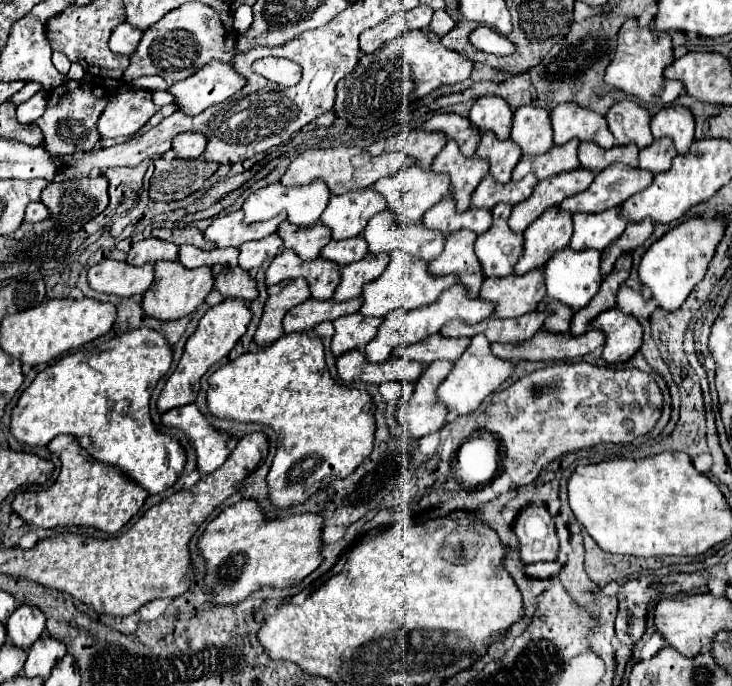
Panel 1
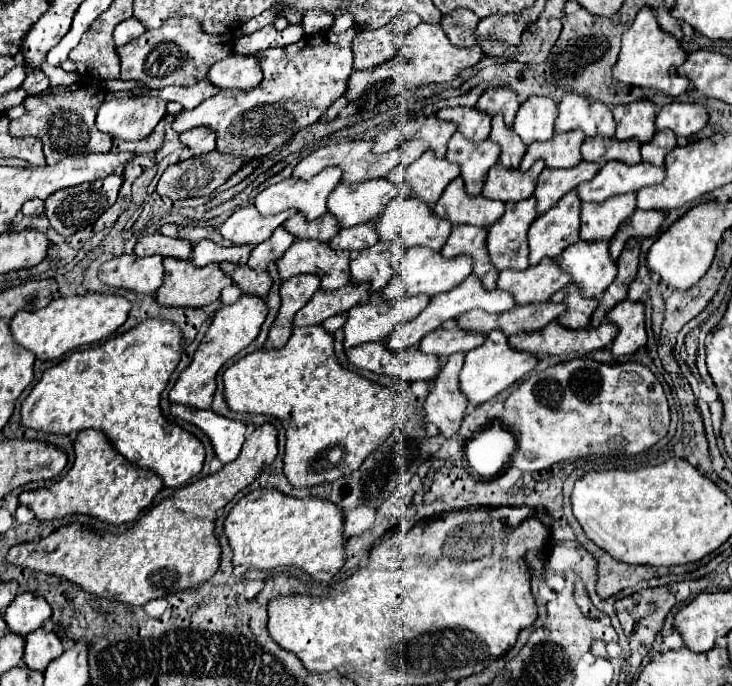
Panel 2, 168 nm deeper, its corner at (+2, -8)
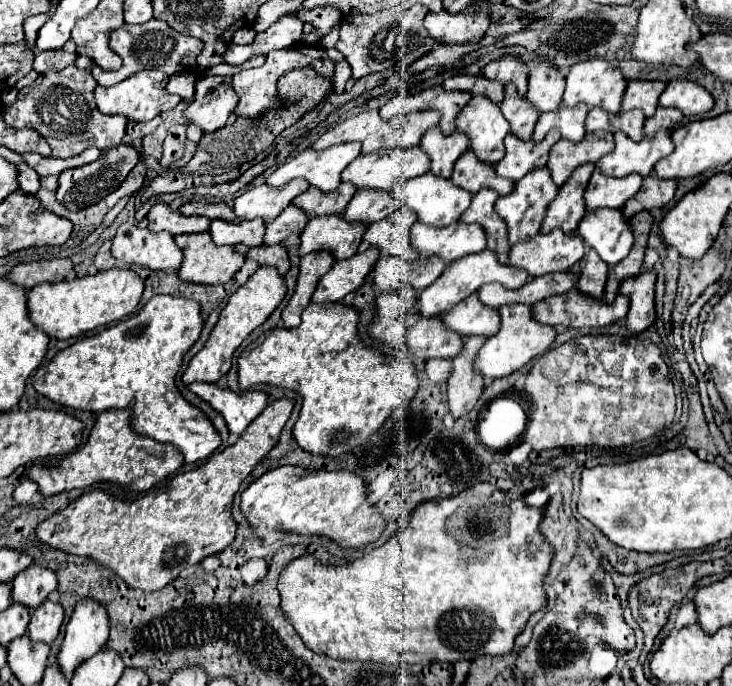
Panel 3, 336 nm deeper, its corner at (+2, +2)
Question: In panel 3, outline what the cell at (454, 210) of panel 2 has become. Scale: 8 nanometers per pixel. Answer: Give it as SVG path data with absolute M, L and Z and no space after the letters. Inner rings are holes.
M468 149L460 155L450 179L454 185L468 189L472 195L484 187L490 187L490 189L498 191L500 195L508 195L514 189L514 181L508 181L508 179L496 175L496 167L480 161L472 153L472 149Z

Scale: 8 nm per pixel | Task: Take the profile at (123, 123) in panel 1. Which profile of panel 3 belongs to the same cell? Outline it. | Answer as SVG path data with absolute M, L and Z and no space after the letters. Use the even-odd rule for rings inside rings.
M152 69L152 71L140 71L140 73L124 79L122 83L112 85L112 87L100 87L98 85L94 89L94 97L96 97L96 105L102 113L124 115L130 121L140 123L140 121L150 121L156 115L174 109L182 101L178 95L170 95L166 91L166 85L168 85L168 75L158 71L158 69Z

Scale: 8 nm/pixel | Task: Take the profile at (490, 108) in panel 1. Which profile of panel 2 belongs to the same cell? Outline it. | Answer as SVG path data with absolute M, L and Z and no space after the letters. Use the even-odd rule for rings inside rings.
M496 87L496 89L488 89L476 103L476 109L488 115L498 115L502 113L504 123L510 127L514 123L514 115L520 107L520 101L516 99L514 91L508 91L508 87Z

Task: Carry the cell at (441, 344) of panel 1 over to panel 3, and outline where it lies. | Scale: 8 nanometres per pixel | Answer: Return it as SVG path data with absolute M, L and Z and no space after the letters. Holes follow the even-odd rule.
M478 293L454 305L444 317L444 325L460 335L494 335L500 329L500 313L488 305L482 305Z

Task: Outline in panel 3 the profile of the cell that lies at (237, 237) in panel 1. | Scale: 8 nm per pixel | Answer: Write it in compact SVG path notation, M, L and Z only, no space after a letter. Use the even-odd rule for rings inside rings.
M292 179L284 187L270 187L270 185L258 185L248 191L244 191L240 197L234 199L234 213L238 219L252 219L262 217L266 223L274 221L278 213L292 203L292 199L300 193L304 193L310 187L306 179Z

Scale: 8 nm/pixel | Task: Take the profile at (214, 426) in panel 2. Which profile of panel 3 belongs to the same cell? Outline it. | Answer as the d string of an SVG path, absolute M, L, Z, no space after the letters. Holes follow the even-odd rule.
M192 383L188 385L198 397L208 401L224 419L230 433L240 435L266 407L268 393L264 391L244 391L234 393L232 389L220 389L216 383Z

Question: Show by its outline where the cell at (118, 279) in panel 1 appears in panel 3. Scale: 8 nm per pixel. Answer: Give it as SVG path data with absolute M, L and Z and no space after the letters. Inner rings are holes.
M124 223L112 239L112 255L128 265L178 271L184 255L168 231L152 233L148 227Z

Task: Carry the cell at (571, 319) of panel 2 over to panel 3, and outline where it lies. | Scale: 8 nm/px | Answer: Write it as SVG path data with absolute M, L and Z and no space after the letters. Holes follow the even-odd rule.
M588 251L584 259L580 261L580 279L576 287L592 297L602 297L604 285L606 285L606 275L608 275L608 265L598 257L596 251Z

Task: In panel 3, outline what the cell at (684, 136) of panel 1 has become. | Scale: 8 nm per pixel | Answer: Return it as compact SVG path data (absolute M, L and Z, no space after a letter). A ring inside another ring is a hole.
M672 79L666 91L660 95L660 105L676 107L684 115L702 115L712 109L714 99L702 85L694 81Z

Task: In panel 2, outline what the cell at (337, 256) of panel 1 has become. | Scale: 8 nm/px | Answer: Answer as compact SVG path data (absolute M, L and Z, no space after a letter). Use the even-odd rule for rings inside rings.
M364 223L364 227L352 227L348 231L338 231L338 235L330 241L332 251L348 251L360 253L378 243L376 227L372 223Z

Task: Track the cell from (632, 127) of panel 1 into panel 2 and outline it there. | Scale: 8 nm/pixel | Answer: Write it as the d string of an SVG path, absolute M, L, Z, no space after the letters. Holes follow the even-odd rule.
M636 101L628 105L612 107L614 121L616 121L616 139L628 141L638 139L640 143L648 143L656 129L654 129L654 105L650 101Z

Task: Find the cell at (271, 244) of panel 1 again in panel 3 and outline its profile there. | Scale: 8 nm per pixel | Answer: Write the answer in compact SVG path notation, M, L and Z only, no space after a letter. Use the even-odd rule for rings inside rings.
M288 205L272 223L268 223L264 245L276 245L282 243L292 233L302 233L306 223L308 223L306 211L298 209L296 205Z

